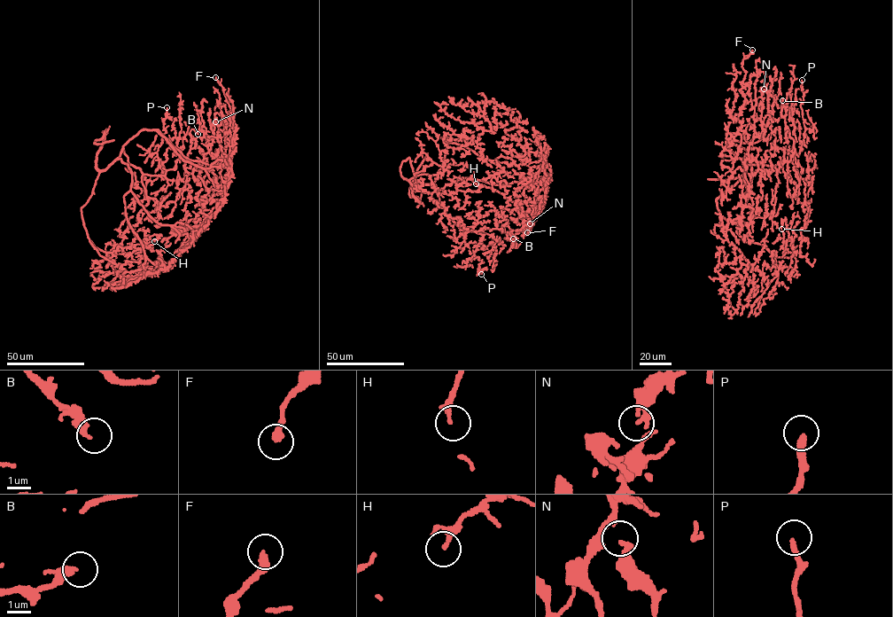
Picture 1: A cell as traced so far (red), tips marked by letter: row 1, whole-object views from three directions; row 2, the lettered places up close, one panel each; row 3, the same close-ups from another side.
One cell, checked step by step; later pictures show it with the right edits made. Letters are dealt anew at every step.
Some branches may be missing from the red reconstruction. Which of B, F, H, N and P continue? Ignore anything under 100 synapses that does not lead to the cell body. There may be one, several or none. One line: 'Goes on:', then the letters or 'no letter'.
Goes on: no letter

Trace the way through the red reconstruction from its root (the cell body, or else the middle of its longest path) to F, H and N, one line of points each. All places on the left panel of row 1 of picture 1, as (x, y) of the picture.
F: (120, 153), (140, 131), (156, 130), (183, 160), (198, 167), (209, 167), (227, 160), (230, 108), (215, 77)
H: (120, 153), (99, 172), (81, 208), (86, 233), (105, 252), (140, 244), (156, 234), (154, 241)
N: (120, 153), (124, 145), (140, 131), (158, 129), (184, 157), (217, 165), (220, 145), (215, 121)

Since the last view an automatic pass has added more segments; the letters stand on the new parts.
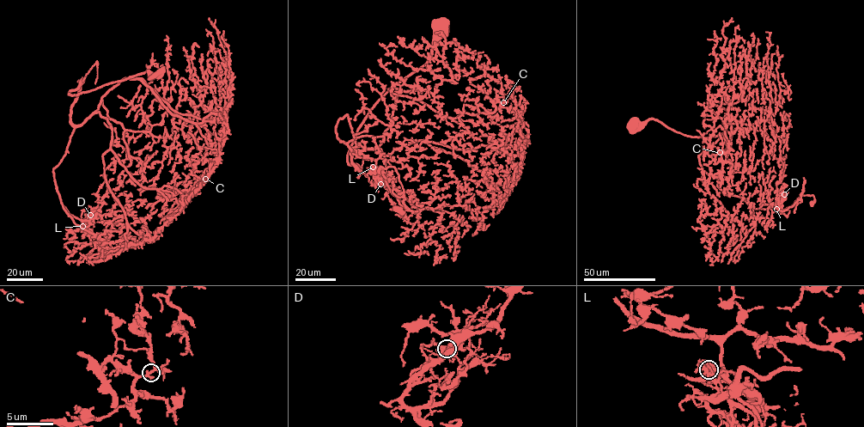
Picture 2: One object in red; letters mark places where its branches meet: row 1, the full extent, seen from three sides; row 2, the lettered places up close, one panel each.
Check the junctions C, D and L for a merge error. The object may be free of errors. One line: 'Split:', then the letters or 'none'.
Split: L

